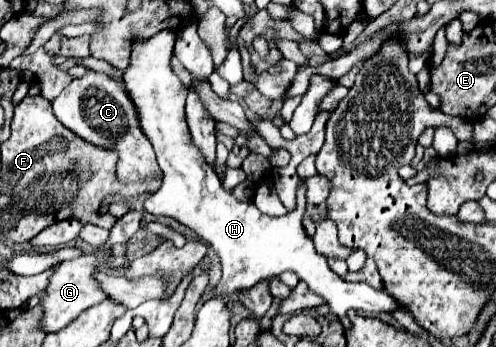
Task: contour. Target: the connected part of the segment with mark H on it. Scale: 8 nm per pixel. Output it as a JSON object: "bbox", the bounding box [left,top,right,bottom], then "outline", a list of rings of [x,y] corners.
{"bbox":[123,30,399,330],"outline":[[[161,30],[159,34],[145,40],[135,38],[131,42],[129,66],[123,70],[123,86],[131,102],[135,102],[139,126],[151,142],[157,164],[163,172],[161,188],[143,200],[145,212],[153,216],[169,216],[207,240],[207,244],[221,258],[223,266],[223,278],[215,288],[217,294],[235,294],[243,288],[255,286],[261,280],[277,278],[281,272],[291,270],[315,294],[327,300],[329,308],[339,316],[345,330],[351,327],[346,316],[349,308],[365,314],[391,314],[399,310],[399,302],[389,296],[387,290],[375,290],[369,284],[345,282],[327,266],[327,258],[315,252],[311,238],[301,226],[301,216],[305,212],[303,180],[297,186],[297,210],[289,212],[287,216],[267,216],[259,212],[253,202],[237,202],[231,192],[223,190],[213,166],[205,162],[203,154],[199,154],[197,146],[191,142],[191,132],[187,130],[185,122],[185,98],[189,90],[171,68],[173,46],[175,34],[171,30]]]}

